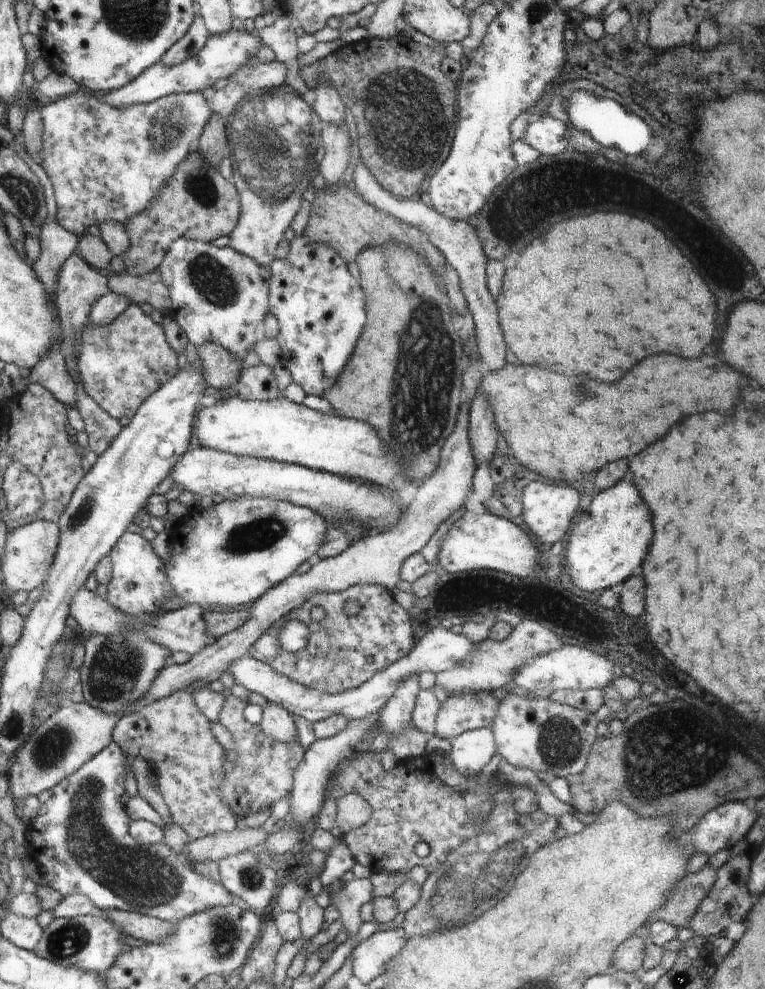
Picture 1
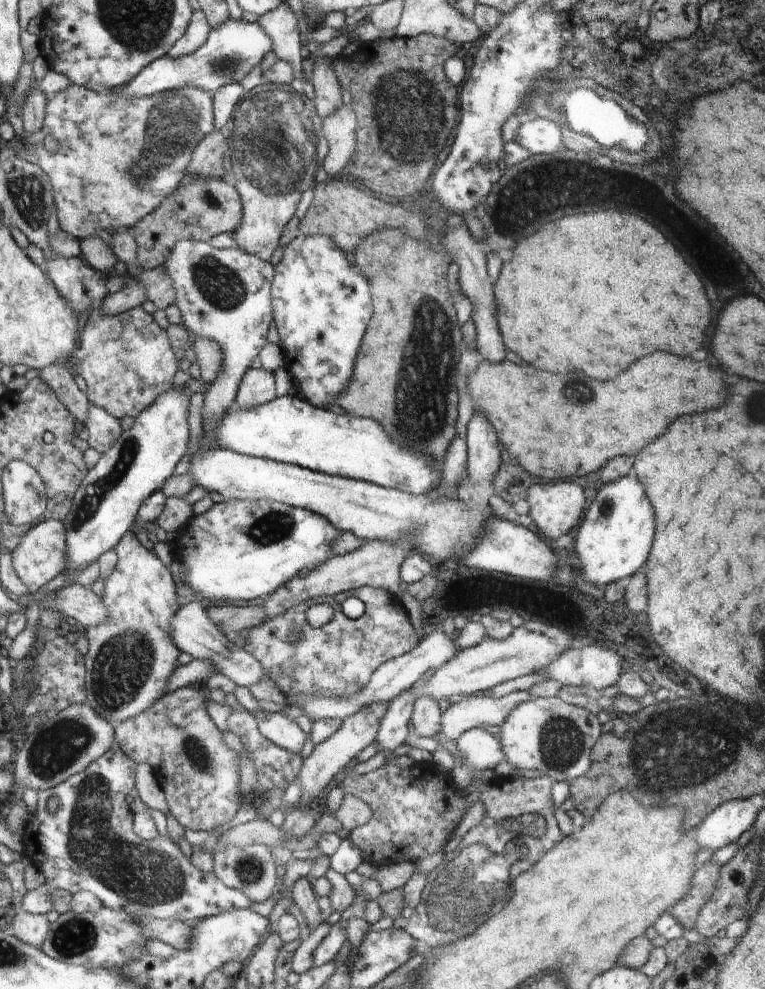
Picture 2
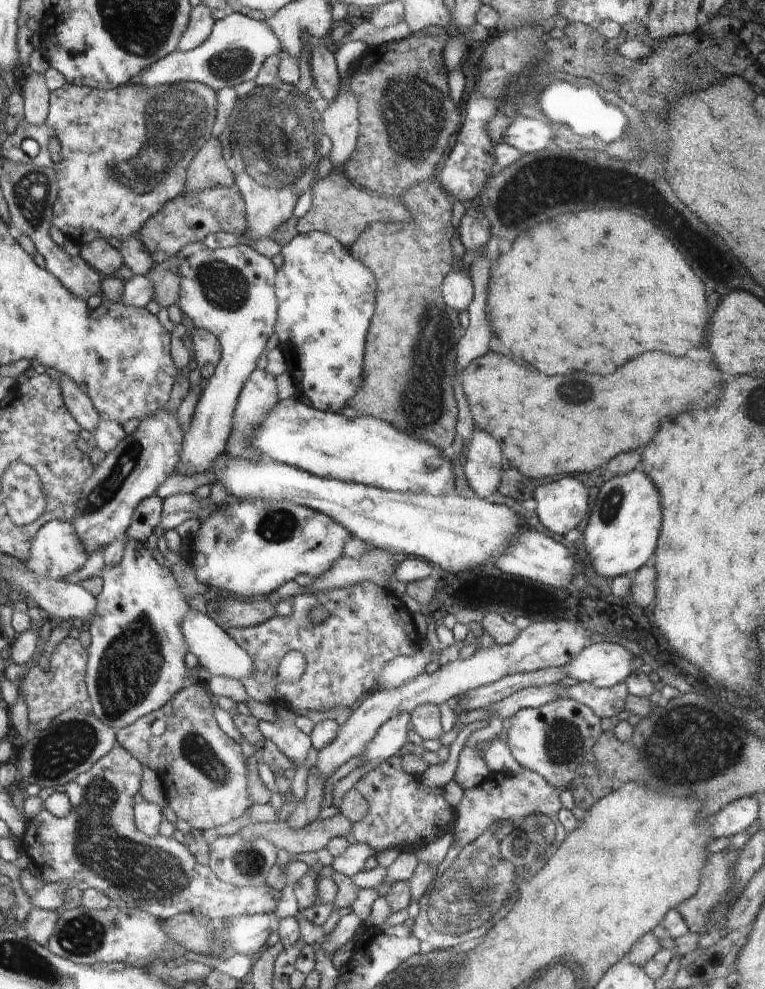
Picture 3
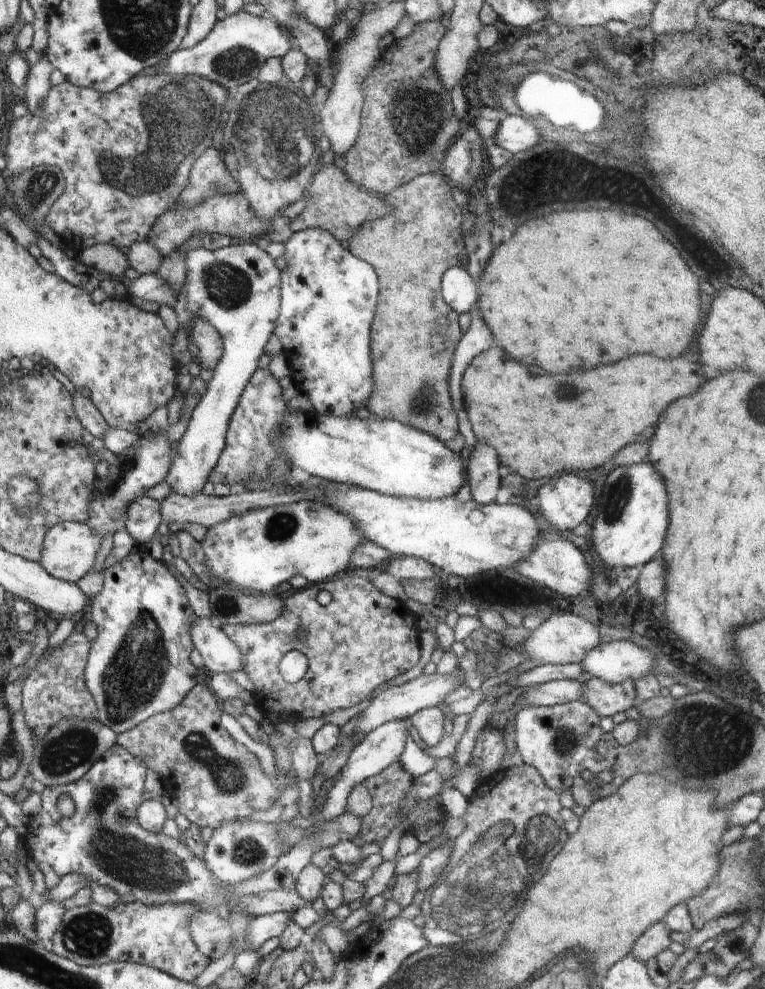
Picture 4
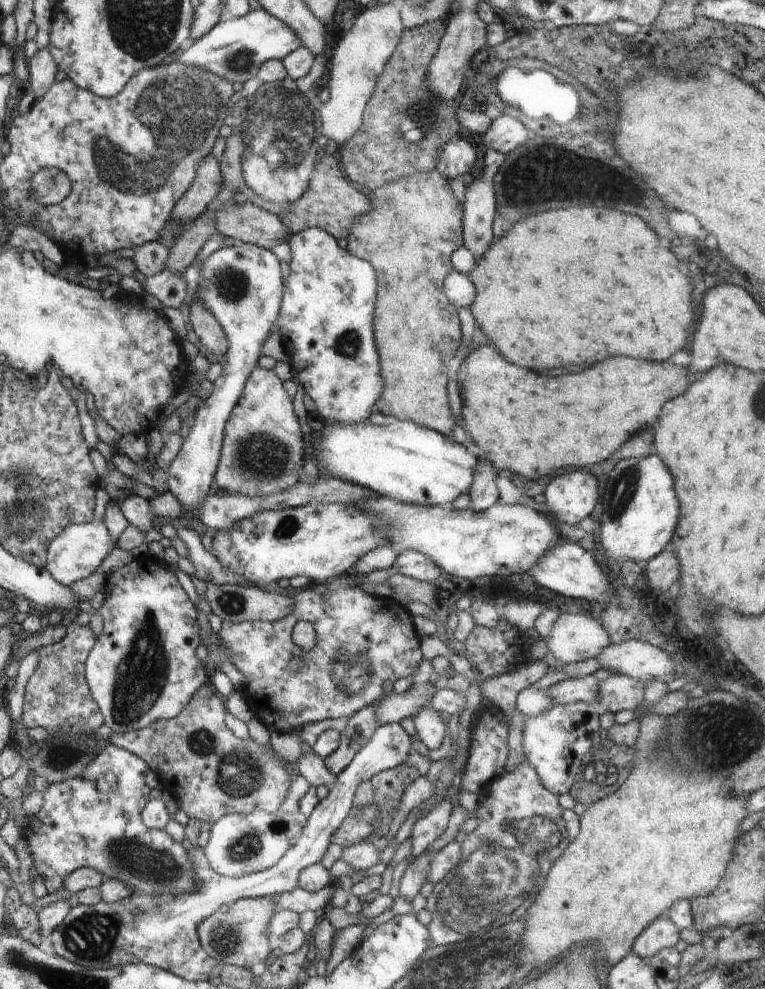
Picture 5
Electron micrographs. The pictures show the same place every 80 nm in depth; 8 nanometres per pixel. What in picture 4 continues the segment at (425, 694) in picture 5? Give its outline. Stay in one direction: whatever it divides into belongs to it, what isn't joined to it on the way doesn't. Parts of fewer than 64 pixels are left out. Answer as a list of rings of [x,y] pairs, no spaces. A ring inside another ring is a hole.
[[[454,672],[451,676],[440,675],[433,673],[431,675],[419,675],[416,679],[411,680],[402,686],[393,686],[388,690],[382,692],[376,698],[372,698],[368,707],[364,709],[359,716],[359,723],[357,727],[359,731],[363,732],[363,736],[370,730],[375,729],[381,724],[387,723],[396,719],[405,720],[412,718],[416,712],[426,707],[438,707],[443,704],[443,700],[446,693],[449,693],[452,689],[455,689],[458,685],[462,685],[463,678],[458,679],[457,672]]]

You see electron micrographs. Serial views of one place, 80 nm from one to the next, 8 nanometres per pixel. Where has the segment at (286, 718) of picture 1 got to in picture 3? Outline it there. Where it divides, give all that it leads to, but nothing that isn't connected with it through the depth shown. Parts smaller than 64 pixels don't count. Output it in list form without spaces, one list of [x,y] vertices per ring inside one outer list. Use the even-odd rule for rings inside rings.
[[[280,719],[274,722],[261,720],[258,726],[264,738],[274,741],[274,744],[298,767],[306,760],[308,750],[313,744],[310,737],[300,731],[294,722]]]

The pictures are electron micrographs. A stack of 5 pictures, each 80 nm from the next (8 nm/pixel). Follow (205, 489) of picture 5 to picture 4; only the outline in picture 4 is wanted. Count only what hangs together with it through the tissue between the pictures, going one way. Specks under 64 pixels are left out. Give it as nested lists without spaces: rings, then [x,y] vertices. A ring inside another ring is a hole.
[[[234,241],[213,251],[198,247],[187,253],[185,263],[187,307],[194,318],[200,317],[213,324],[224,344],[224,354],[213,368],[214,375],[207,382],[206,394],[192,411],[165,478],[172,491],[191,497],[204,488],[208,476],[217,466],[216,462],[220,462],[230,419],[258,368],[258,358],[264,354],[264,346],[272,336],[280,308],[281,274],[264,246],[254,241]]]

